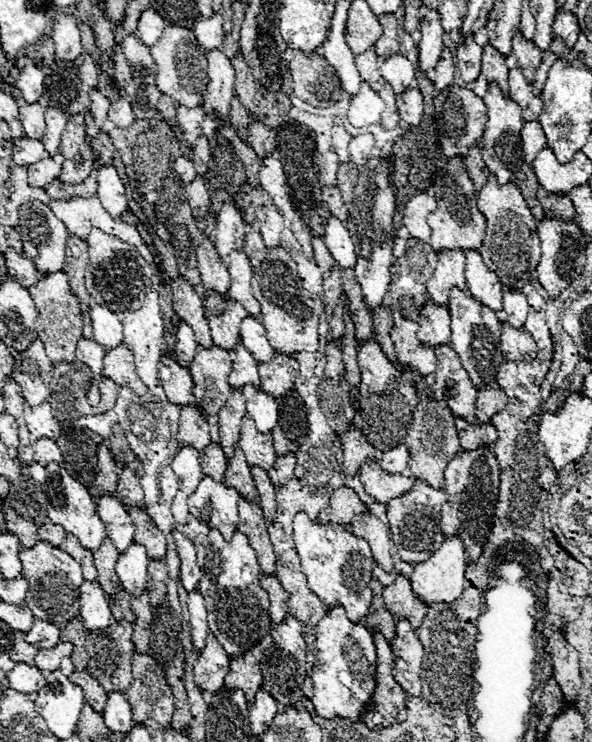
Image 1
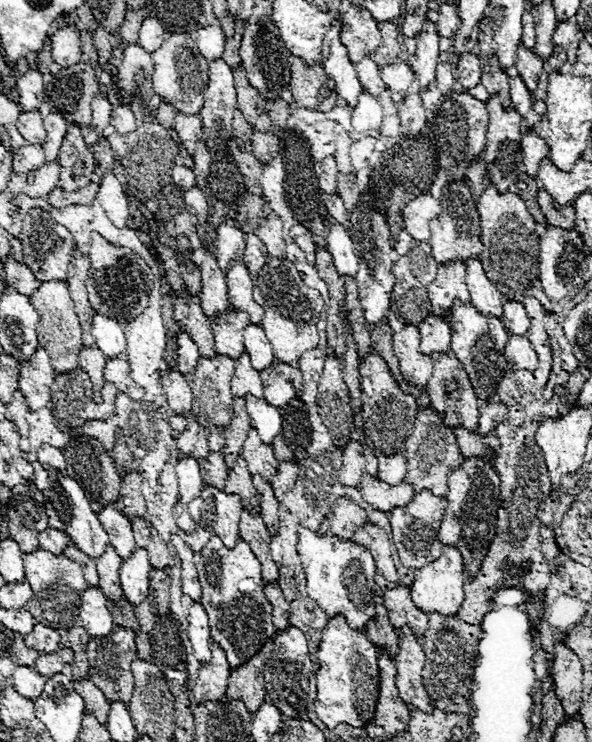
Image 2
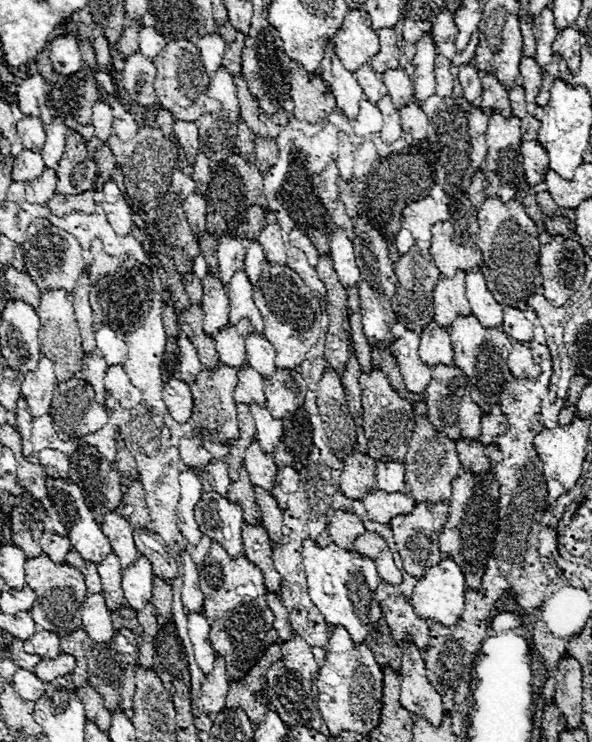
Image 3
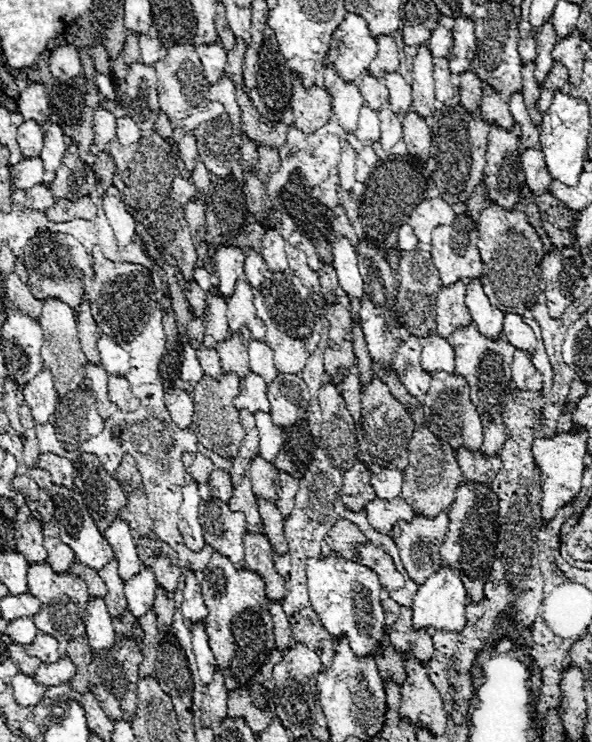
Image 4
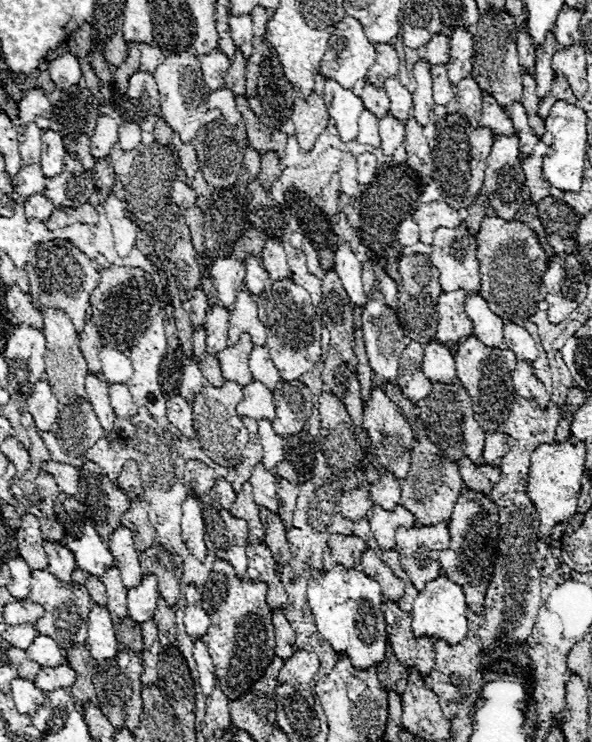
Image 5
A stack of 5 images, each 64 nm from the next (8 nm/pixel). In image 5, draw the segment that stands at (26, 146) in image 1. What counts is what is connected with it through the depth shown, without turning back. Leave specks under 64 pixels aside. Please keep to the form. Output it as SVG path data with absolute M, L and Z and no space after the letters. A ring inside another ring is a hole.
M30 164L30 166L20 166L18 176L12 176L12 186L20 196L28 198L36 192L44 192L46 188L44 180L46 178L42 176L40 164Z

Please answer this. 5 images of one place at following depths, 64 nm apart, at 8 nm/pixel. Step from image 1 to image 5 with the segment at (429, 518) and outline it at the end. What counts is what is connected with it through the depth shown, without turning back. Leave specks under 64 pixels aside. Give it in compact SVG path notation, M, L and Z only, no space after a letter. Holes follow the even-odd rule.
M438 522L434 526L414 524L414 528L398 528L396 550L400 564L410 576L416 590L422 590L430 580L440 576L440 550L446 550L450 542L448 524Z

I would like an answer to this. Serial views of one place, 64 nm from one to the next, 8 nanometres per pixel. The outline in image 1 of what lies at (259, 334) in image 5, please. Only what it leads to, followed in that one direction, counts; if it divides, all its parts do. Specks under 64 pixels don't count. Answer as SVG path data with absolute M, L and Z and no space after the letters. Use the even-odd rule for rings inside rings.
M234 250L230 252L228 260L226 260L226 266L228 266L228 272L230 272L230 290L228 294L240 302L248 314L254 314L258 316L260 314L260 304L256 302L254 298L254 292L252 292L252 264L248 260L248 256L240 250Z

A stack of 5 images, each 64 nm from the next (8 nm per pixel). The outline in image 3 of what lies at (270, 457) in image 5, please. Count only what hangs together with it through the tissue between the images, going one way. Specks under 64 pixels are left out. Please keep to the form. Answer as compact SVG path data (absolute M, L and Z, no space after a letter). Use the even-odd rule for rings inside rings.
M250 404L250 414L256 420L256 438L266 452L274 452L276 444L282 438L282 420L274 418L266 408Z

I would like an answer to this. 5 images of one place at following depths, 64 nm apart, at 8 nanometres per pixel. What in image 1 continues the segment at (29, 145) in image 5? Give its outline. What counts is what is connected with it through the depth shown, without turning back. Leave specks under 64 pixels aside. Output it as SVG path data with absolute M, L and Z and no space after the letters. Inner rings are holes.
M22 104L20 106L20 122L24 128L24 136L40 140L44 136L44 108L42 108L42 104Z

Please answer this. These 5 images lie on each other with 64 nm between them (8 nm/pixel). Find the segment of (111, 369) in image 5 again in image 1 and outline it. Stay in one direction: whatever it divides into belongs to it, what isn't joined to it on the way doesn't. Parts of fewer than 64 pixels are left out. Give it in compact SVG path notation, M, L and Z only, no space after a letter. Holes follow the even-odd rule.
M94 302L90 308L90 318L92 318L94 340L98 340L106 350L118 346L124 340L122 324L120 324L118 316L104 304Z

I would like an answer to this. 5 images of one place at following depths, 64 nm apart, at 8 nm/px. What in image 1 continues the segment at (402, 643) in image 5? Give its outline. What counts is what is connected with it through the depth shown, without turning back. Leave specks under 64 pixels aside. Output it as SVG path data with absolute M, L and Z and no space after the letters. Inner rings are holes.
M398 574L396 580L384 588L384 604L394 620L406 618L410 620L414 630L422 624L422 618L426 616L426 604L422 604L414 596L412 584L404 574Z

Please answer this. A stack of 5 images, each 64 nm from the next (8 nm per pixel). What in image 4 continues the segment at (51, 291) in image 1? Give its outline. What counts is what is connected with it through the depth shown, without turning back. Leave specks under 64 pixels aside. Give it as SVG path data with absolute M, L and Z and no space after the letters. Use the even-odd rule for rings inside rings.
M46 298L42 302L40 324L42 324L42 330L44 330L44 344L42 344L44 364L52 370L56 392L66 396L66 392L72 392L82 384L82 380L78 380L78 378L82 376L84 366L86 366L86 358L84 358L84 352L82 352L80 340L78 340L78 328L76 328L74 312L66 302Z

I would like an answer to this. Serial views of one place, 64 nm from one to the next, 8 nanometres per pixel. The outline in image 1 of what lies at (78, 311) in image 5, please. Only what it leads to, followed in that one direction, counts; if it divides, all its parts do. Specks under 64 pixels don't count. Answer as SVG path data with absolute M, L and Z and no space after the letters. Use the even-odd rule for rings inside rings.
M28 200L24 206L20 206L20 220L16 230L20 232L20 238L24 242L24 252L26 256L30 256L38 268L38 272L44 276L48 272L56 272L56 270L64 270L66 262L64 262L64 248L66 248L66 238L68 238L68 230L66 226L54 216L54 212L42 204L40 200Z

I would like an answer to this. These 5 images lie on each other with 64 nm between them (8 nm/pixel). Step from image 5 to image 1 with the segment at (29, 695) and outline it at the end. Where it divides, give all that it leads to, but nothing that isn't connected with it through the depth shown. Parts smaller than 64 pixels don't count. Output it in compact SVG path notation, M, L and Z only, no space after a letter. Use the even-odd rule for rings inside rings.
M18 662L8 672L8 680L10 680L12 688L18 688L18 692L26 692L26 694L38 692L38 690L42 690L46 686L44 674L36 666L22 664L22 662Z

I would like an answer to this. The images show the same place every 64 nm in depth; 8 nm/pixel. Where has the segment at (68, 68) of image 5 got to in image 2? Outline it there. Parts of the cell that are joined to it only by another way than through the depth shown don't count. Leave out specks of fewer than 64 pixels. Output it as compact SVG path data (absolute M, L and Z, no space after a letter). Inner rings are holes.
M64 26L58 28L52 34L52 58L54 62L58 62L60 66L74 66L80 58L82 58L82 50L80 50L80 34L72 28L72 26Z

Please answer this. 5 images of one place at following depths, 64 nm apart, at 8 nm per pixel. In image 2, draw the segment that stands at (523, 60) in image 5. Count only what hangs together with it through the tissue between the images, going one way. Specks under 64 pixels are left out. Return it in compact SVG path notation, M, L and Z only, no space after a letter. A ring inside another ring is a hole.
M526 2L526 10L522 16L522 44L526 44L526 48L534 48L536 44L536 28L534 28L534 20L530 14L530 4Z

